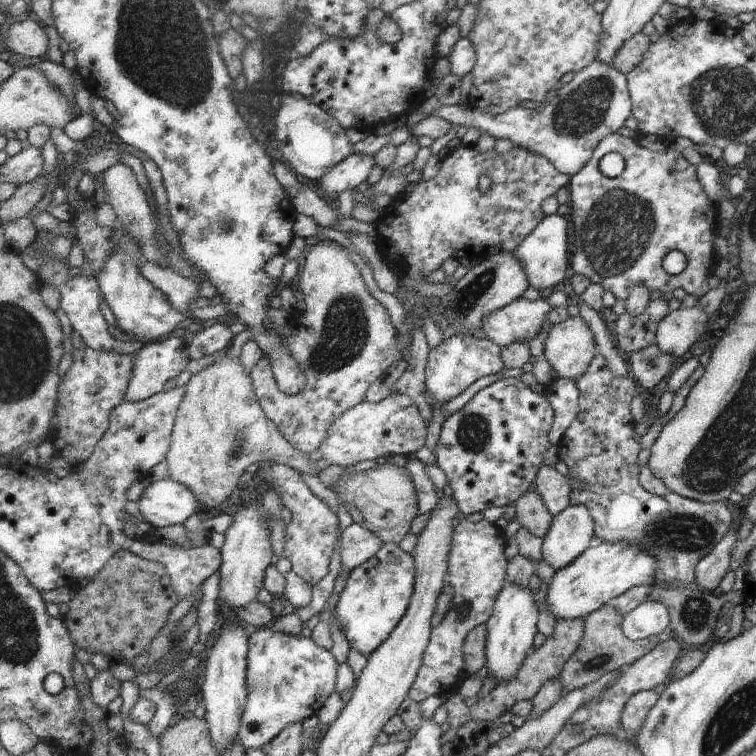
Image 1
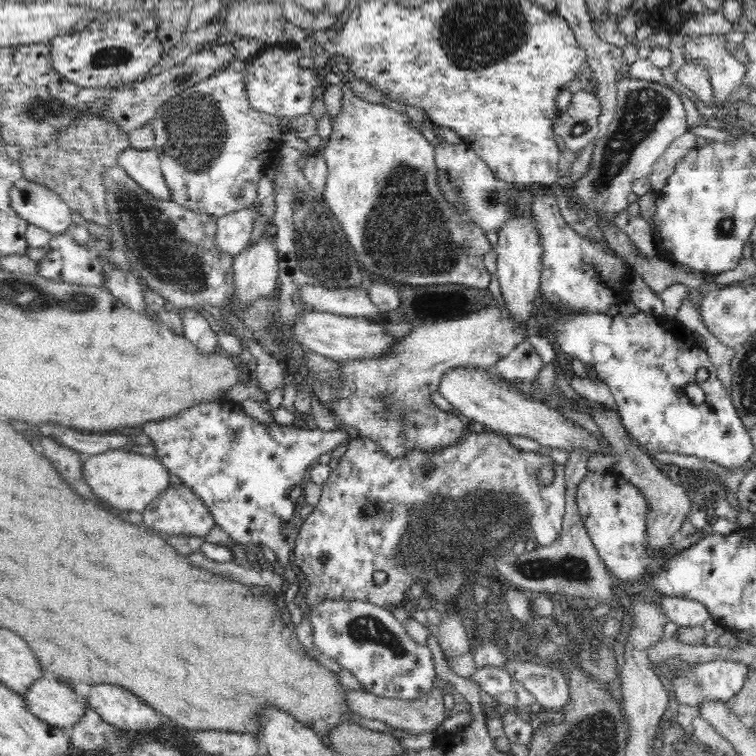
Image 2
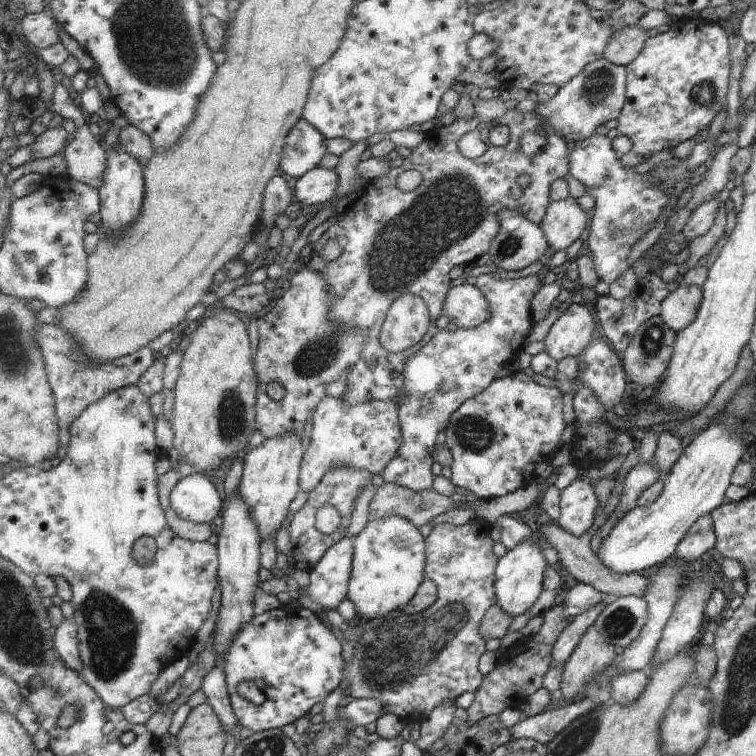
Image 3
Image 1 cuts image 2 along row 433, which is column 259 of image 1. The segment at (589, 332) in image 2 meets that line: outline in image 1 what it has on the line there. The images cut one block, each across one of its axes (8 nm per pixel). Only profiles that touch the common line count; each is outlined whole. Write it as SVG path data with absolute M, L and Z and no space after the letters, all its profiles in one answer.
M266 627L253 629L250 634L246 677L250 696L238 735L242 744L247 749L261 750L280 736L291 724L302 723L311 716L317 716L325 702L336 692L335 680L337 680L339 664L332 652L319 646L311 636L310 638L292 636Z

